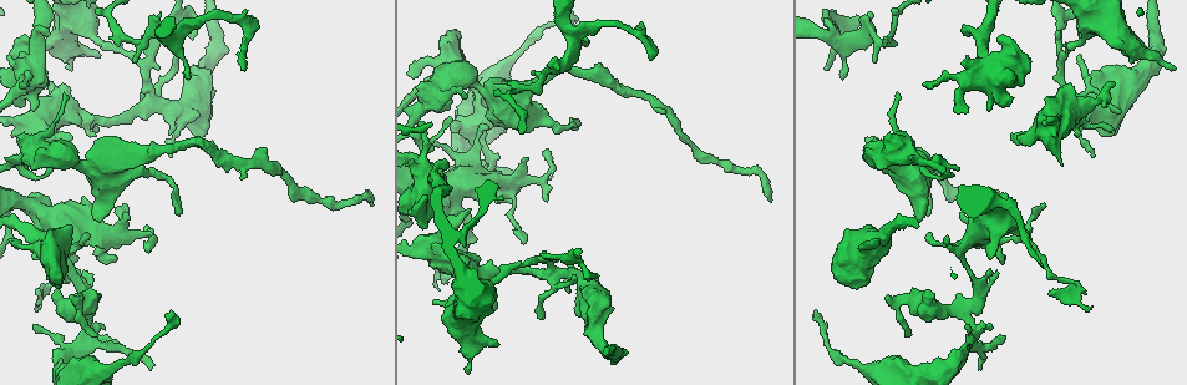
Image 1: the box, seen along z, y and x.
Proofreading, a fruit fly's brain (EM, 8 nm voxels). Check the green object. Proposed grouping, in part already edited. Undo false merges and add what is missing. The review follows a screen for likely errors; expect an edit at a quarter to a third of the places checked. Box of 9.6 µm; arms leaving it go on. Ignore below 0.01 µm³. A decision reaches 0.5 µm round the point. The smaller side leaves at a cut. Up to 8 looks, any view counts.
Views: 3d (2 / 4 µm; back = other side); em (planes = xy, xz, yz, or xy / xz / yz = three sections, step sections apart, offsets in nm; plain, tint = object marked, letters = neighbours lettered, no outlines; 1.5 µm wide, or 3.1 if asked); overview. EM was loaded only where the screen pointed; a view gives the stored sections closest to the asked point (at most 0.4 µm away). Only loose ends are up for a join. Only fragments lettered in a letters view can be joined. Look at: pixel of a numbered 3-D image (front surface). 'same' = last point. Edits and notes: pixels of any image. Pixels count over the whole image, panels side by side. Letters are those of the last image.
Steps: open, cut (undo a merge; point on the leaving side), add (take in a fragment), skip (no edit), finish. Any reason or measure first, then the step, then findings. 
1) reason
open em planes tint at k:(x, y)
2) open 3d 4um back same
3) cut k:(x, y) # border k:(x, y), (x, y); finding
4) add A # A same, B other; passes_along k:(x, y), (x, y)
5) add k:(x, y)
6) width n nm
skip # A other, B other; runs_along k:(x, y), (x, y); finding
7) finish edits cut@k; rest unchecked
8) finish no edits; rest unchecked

free end
open em planes tint at 1:(1061, 166)

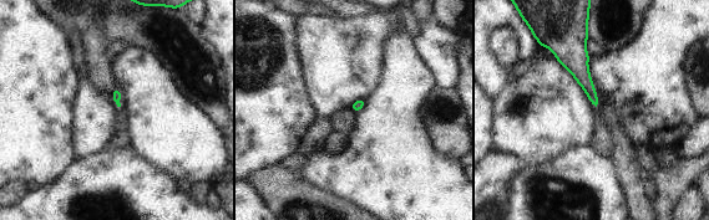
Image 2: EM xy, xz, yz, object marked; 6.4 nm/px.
see the neighbours
open em planes letters same

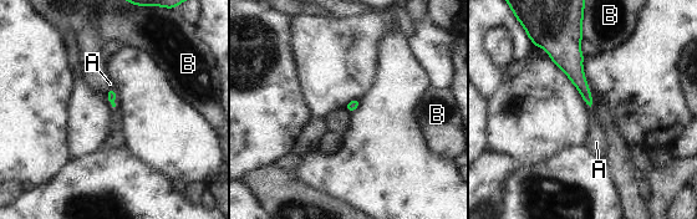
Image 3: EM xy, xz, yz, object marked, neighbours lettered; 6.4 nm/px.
add A # A same, B other; passes_along 3:(574, 70), (589, 105), (596, 142); it goes on there

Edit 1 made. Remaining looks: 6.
abrupt turn
open em xz step 4 tint at 1:(450, 296)

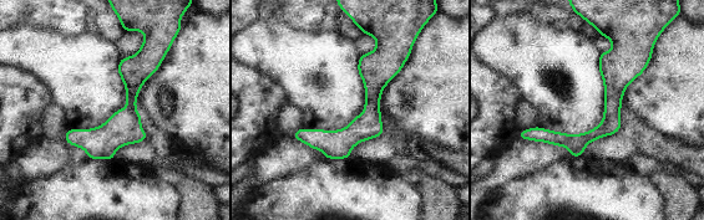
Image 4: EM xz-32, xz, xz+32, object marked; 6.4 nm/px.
cut it another way
open em planes tint same

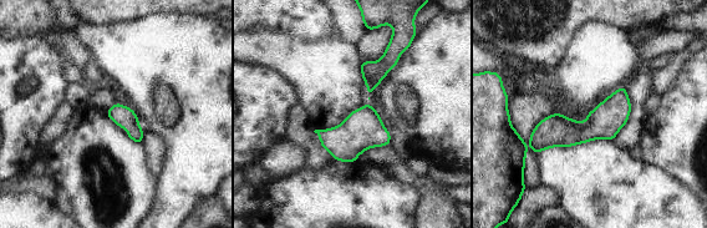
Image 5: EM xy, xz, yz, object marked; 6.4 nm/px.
what lies round it
open em planes letters same

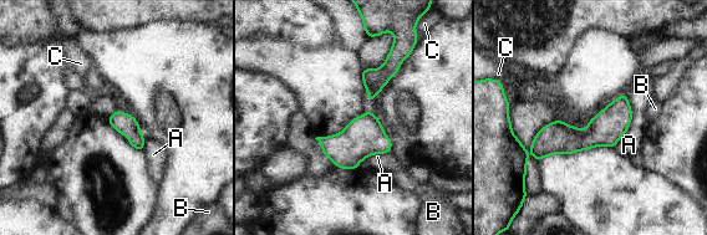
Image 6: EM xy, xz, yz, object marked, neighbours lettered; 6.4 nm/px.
width 140 nm
skip # A other, B other, C other; border 6:(630, 127), (614, 147); all the same neuron

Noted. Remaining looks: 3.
stops while still wide
open 3d 4um at 1:(494, 340)

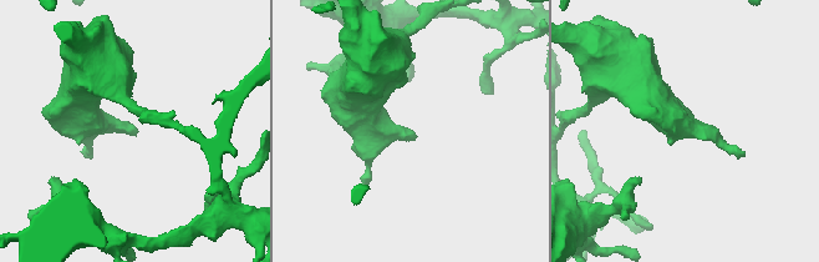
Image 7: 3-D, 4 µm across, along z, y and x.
open em planes letters at 7:(135, 129)

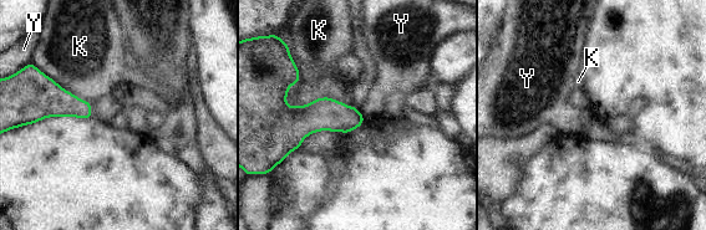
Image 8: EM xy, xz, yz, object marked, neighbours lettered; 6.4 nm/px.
skip # K other, Y other; border 8:(359, 111), (364, 118); none of them fits

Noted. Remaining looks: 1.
branch stops here
open em planes letters at 1:(997, 272)

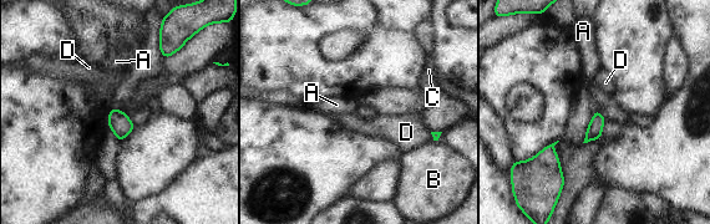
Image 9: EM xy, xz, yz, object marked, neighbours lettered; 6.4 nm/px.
skip # A other, B other, C other, D other; border 9:(111, 108), (107, 113); none of them fits

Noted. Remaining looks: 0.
finish edits add@3; rest unchecked

